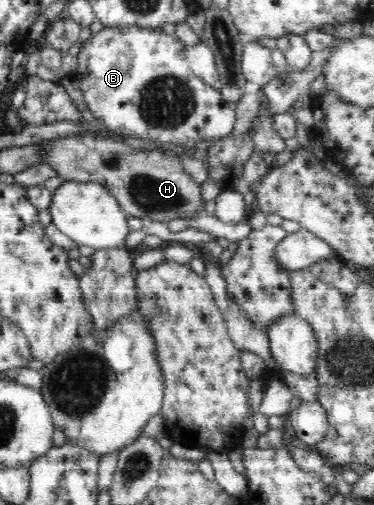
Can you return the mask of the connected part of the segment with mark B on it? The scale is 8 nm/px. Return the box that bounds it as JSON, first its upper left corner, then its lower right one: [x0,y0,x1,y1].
[75,26,238,147]

